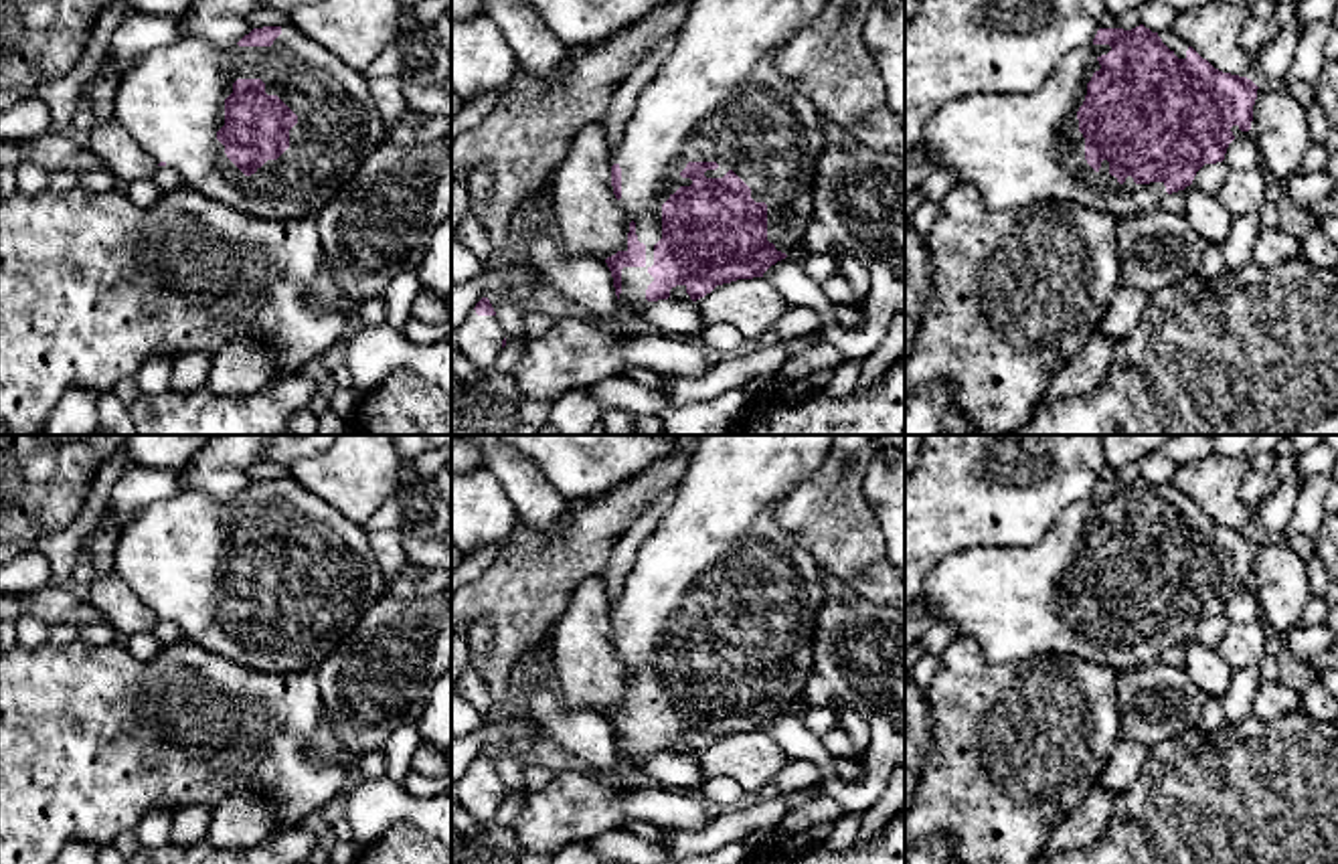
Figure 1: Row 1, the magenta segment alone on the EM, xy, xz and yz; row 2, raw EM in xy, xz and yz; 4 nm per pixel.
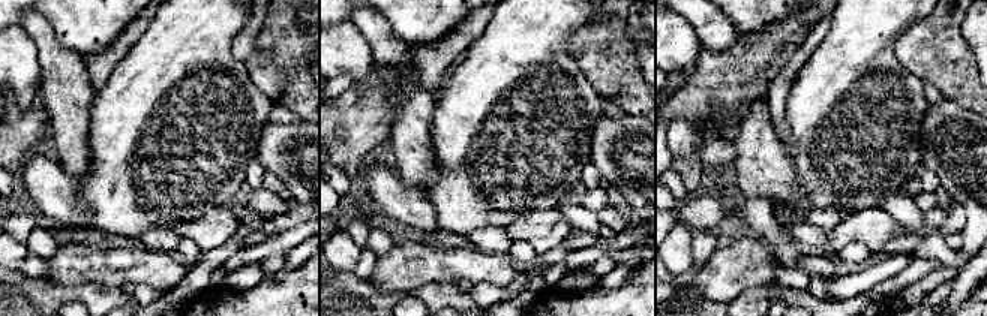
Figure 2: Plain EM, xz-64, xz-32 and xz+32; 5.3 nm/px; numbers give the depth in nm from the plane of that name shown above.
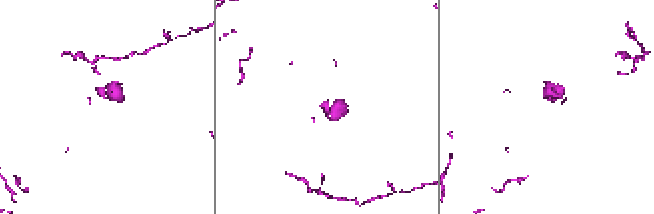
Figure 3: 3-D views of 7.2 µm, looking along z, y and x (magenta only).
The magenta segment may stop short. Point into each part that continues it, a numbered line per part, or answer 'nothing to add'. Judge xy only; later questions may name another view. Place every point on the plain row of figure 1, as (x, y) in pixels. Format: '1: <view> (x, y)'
1: xy (171, 553)

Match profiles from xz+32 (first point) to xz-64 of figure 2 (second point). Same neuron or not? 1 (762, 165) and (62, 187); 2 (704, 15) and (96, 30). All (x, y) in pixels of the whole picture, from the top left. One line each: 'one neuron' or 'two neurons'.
1: two neurons
2: two neurons

